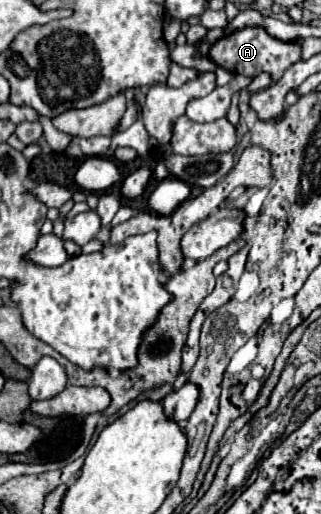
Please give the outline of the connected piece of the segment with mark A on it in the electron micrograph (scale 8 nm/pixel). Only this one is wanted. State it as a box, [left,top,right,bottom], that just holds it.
[210,27,300,81]

